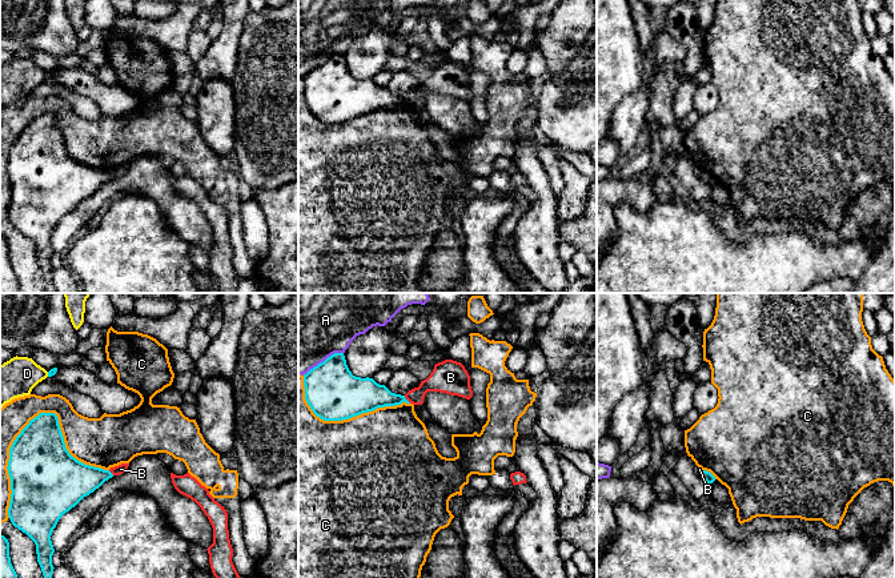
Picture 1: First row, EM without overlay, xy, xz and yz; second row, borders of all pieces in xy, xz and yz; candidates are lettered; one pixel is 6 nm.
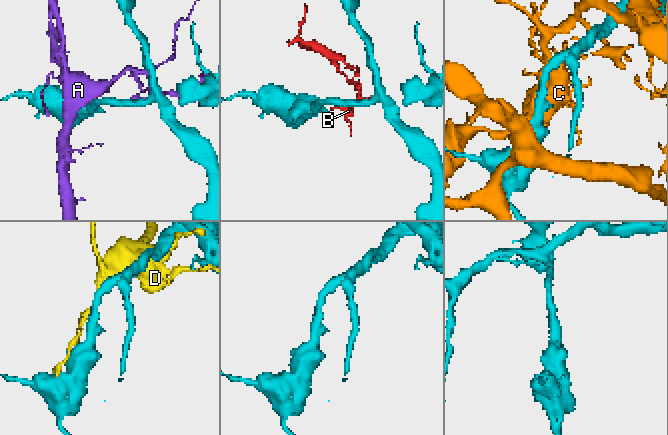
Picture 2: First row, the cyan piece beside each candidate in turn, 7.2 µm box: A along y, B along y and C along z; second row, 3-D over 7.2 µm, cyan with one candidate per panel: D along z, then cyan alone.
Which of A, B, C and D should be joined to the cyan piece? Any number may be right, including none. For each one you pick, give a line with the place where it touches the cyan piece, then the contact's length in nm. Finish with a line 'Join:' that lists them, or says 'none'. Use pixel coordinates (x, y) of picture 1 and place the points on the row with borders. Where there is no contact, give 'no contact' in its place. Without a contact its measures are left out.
Join: none

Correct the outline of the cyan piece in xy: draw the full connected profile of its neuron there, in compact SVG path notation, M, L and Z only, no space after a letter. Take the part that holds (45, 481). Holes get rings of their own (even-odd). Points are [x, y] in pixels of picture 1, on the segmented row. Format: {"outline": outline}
{"outline": "M55 413L29 421L9 449L11 502L8 517L36 545L44 578L52 578L51 535L59 519L113 477L69 454Z"}

